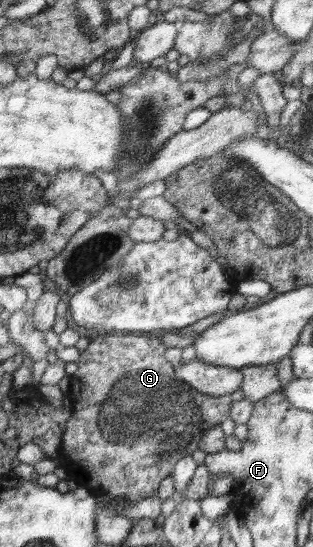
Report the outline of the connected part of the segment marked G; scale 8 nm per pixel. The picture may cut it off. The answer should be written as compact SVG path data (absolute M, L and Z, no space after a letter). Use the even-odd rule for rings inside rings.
M102 333L91 339L88 347L80 353L79 361L77 361L78 369L70 376L67 392L72 407L71 418L67 421L65 430L63 430L61 450L57 455L59 463L61 463L60 467L63 467L67 472L68 480L74 479L79 486L90 488L91 492L101 497L110 494L114 497L127 497L129 501L135 502L147 497L157 496L159 495L159 487L163 485L163 480L174 474L175 466L179 463L179 460L193 454L198 449L203 434L207 433L207 430L211 430L211 427L219 426L230 416L230 409L233 405L230 397L209 397L195 388L187 389L187 385L177 385L175 381L171 381L171 375L175 375L175 373L171 371L171 363L165 361L163 351L165 351L163 342L150 334Z

